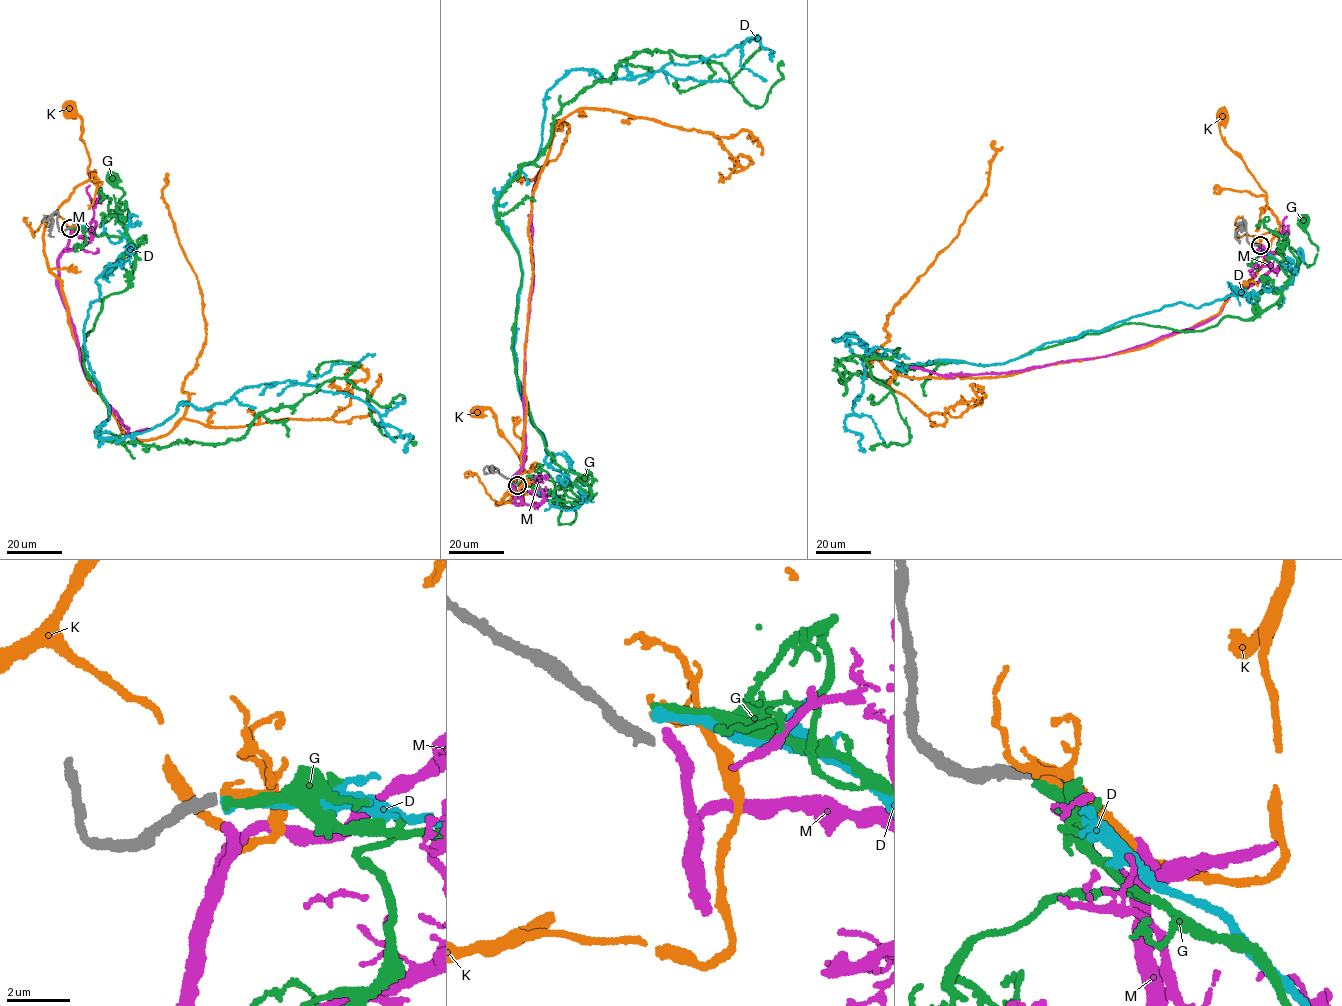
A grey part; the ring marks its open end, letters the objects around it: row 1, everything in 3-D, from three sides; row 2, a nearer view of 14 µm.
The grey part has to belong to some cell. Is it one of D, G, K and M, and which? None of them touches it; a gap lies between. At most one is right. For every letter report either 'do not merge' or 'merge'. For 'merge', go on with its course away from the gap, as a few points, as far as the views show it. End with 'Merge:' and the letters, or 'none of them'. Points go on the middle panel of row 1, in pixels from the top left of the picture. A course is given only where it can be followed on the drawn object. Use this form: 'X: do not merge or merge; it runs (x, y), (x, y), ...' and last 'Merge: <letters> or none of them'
D: do not merge
G: do not merge
K: do not merge
M: merge; it runs (518, 485), (522, 500), (517, 505), (512, 480), (524, 455), (525, 339), (533, 286), (531, 199), (541, 171)
Merge: M

